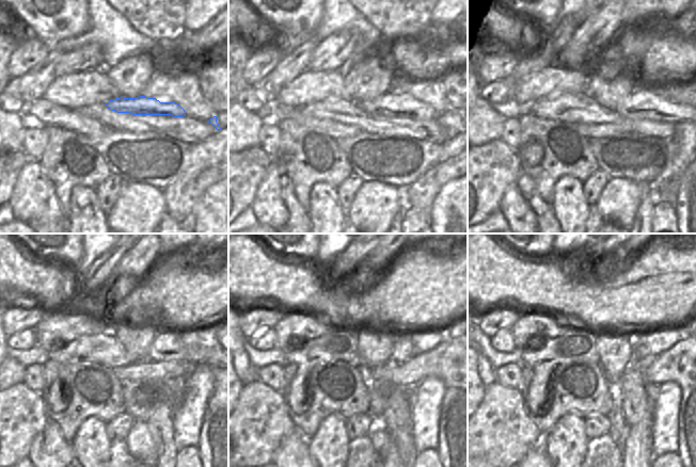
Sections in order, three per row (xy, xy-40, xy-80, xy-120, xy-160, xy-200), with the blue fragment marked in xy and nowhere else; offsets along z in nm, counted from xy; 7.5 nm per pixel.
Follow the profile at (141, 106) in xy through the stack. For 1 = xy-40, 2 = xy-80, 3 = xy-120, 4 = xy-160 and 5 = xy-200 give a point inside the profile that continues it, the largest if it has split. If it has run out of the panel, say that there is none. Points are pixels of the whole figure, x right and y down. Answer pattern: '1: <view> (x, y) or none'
1: xy-40 (389, 105)
2: xy-80 (641, 105)
3: xy-120 (168, 344)
4: xy-160 (402, 349)
5: xy-200 (641, 352)

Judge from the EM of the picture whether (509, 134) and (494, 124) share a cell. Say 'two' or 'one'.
two

